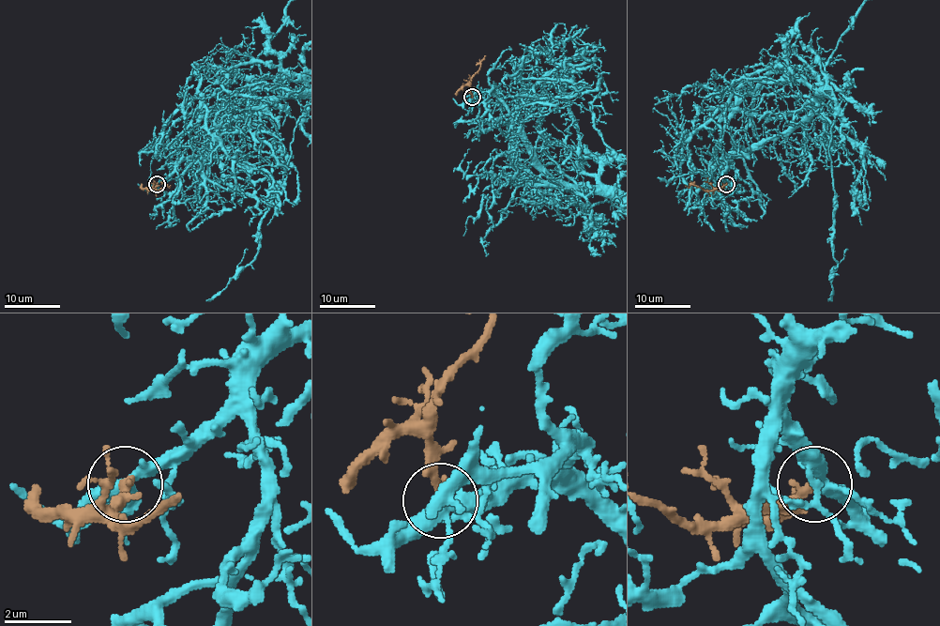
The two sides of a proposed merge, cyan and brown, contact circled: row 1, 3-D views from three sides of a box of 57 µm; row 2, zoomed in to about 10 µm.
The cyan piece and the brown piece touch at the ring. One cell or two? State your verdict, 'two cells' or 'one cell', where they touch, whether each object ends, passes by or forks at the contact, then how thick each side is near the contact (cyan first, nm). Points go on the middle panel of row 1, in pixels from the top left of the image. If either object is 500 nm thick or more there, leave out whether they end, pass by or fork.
one cell; place (472, 97); cyan forks; brown ends; calibres 320 and 320 nm

